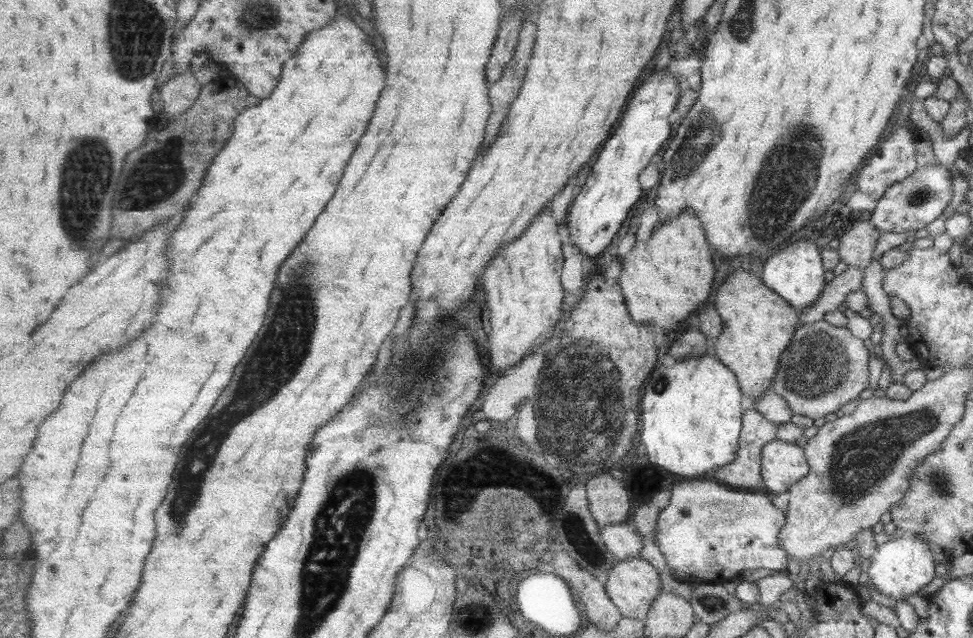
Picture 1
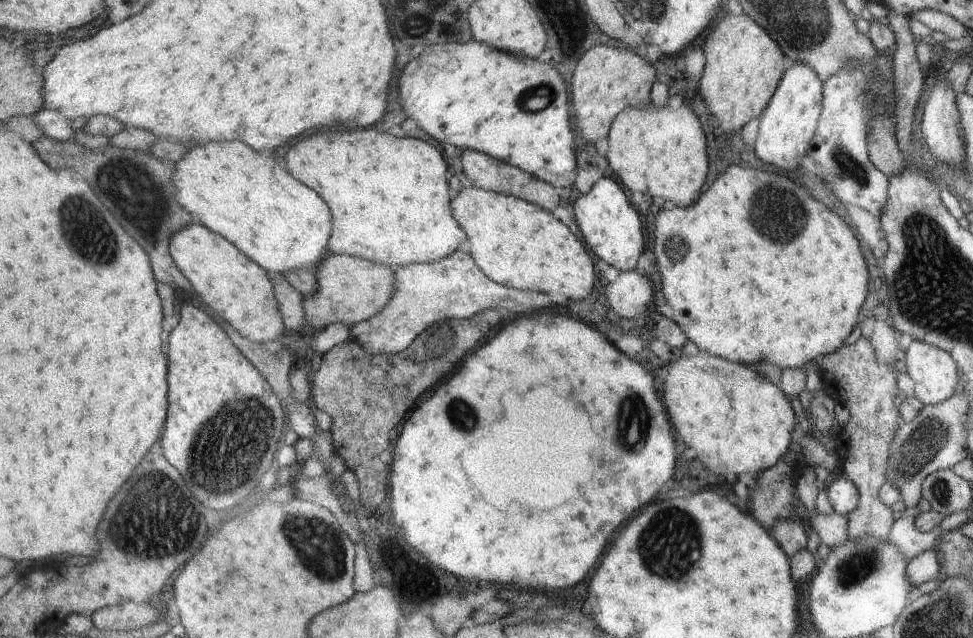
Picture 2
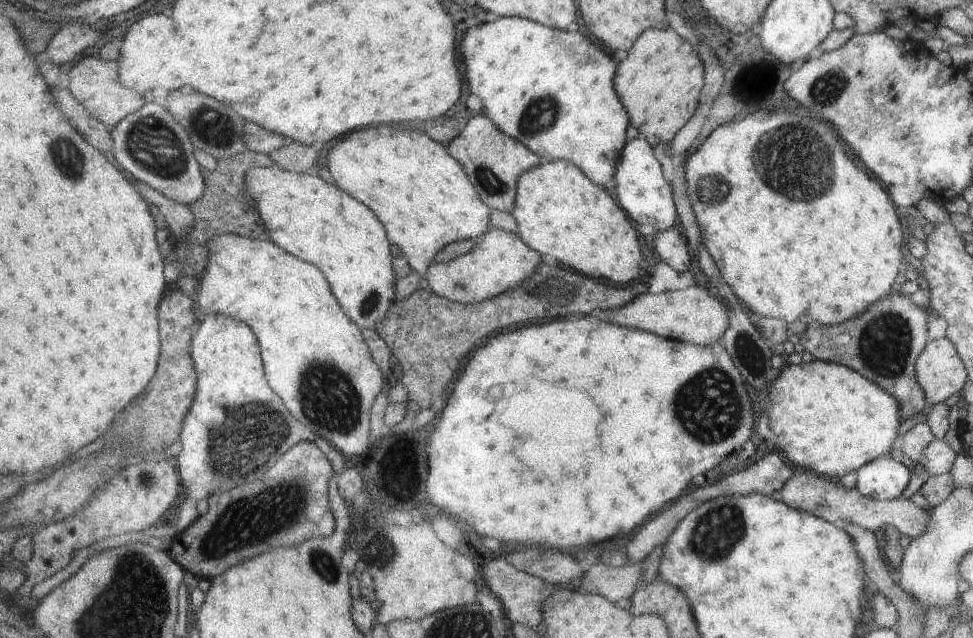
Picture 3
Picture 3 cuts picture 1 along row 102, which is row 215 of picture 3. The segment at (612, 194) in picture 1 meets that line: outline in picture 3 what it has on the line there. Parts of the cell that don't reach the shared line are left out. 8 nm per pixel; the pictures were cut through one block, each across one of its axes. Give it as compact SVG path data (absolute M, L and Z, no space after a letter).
M644 136L632 139L621 154L617 170L617 198L636 222L651 224L658 232L665 233L678 222L678 208L674 190L664 176L664 168L656 158L654 145Z

